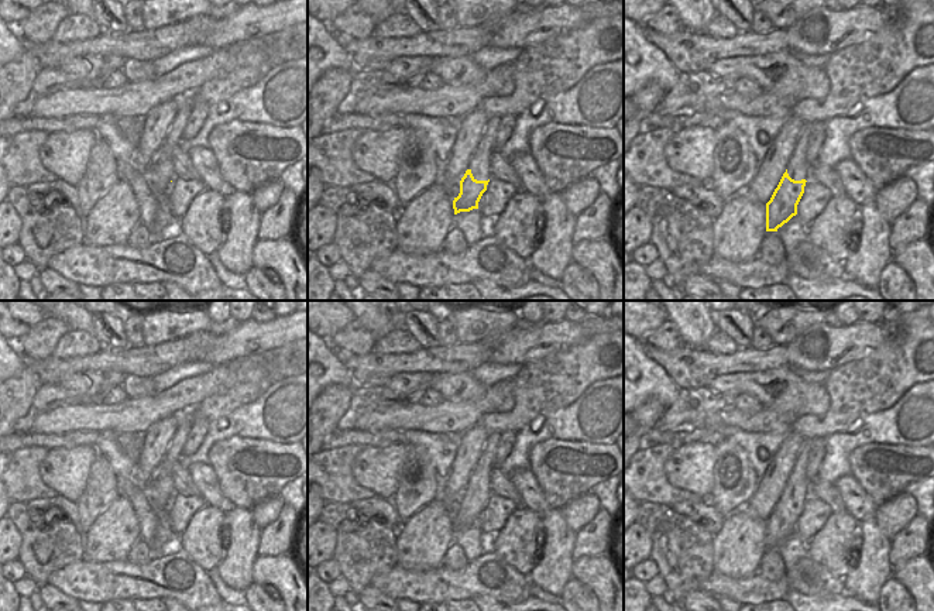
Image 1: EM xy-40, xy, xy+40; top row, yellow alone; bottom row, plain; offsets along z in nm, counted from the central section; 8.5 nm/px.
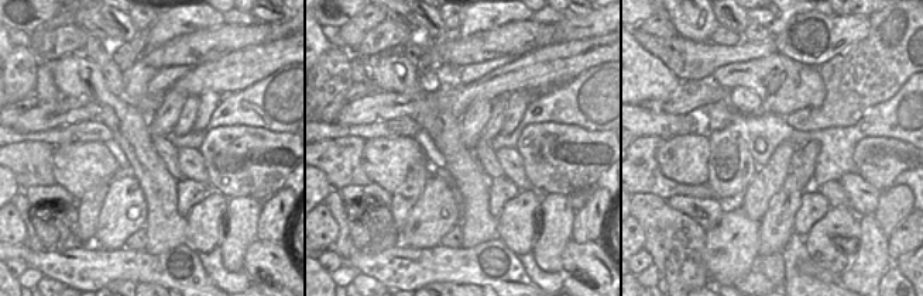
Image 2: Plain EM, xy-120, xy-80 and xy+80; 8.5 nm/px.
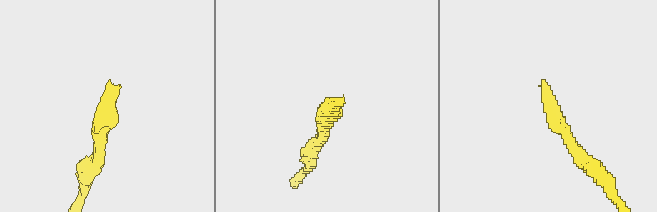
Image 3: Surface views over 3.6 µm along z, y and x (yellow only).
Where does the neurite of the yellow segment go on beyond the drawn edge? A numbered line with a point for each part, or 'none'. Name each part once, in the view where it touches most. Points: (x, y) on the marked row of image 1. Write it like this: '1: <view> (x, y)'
1: xy (480, 162)

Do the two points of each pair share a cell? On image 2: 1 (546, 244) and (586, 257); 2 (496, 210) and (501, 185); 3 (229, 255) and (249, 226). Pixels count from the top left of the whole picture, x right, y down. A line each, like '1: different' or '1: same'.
1: different
2: same
3: same

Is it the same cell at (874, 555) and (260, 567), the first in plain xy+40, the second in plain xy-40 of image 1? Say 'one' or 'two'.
two

